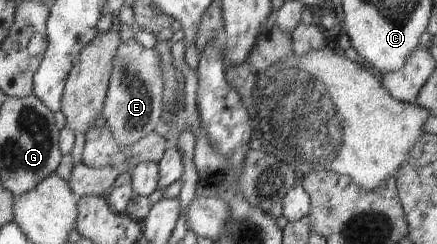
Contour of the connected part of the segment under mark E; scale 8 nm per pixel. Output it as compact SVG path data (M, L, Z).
M134 38L120 42L113 59L111 76L100 115L106 119L105 125L110 128L112 137L119 146L136 143L154 132L158 122L162 121L165 72L155 49L145 48Z

